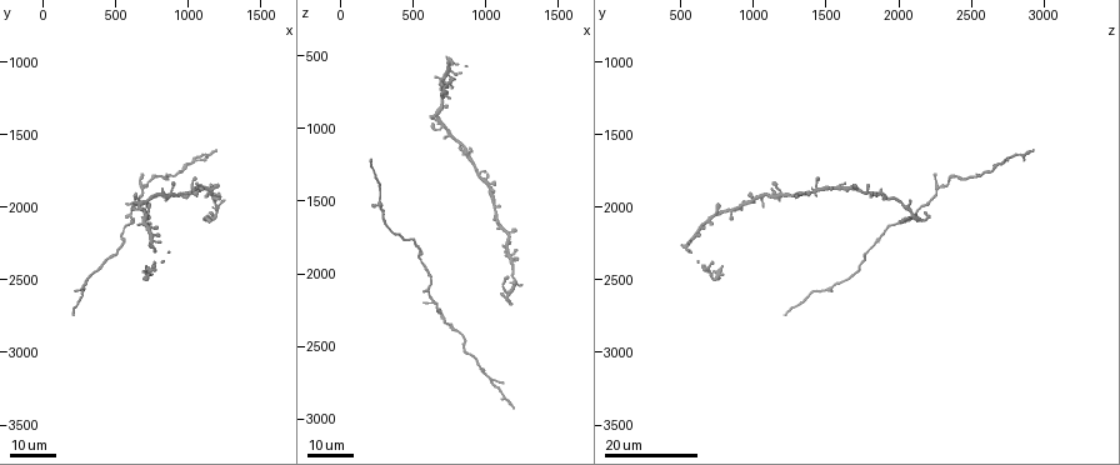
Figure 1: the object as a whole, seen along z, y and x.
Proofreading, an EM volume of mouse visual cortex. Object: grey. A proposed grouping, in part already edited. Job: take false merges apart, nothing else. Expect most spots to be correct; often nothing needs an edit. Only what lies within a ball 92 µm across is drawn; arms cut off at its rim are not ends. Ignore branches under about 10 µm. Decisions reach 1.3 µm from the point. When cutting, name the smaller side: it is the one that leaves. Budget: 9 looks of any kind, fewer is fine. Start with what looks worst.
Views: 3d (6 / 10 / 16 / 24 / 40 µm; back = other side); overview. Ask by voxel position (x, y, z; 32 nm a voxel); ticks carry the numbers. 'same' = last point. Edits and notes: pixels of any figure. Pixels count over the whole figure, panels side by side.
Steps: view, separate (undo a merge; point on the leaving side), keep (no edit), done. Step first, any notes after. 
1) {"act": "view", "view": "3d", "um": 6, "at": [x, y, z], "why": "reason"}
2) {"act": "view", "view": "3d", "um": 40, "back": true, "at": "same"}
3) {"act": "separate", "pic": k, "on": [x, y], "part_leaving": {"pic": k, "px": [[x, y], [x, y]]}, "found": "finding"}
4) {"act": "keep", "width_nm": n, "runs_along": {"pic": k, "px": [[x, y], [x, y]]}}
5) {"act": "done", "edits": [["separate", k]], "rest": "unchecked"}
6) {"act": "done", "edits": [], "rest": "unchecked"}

{"act": "view", "view": "3d", "um": 16, "at": [1160, 2080, 2140], "why": "two arms at a narrow angle"}

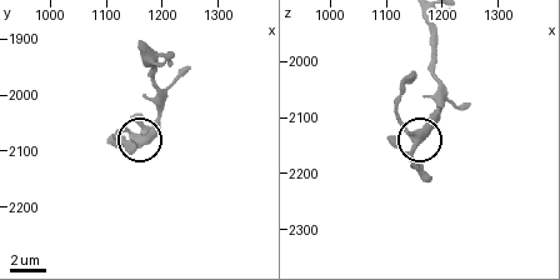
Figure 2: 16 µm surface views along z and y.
{"act": "view", "view": "3d", "um": 10, "at": "same"}

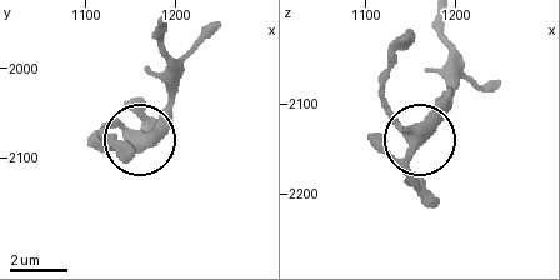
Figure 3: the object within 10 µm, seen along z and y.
{"act": "keep", "runs_along": {"pic": 3, "px": [[419, 135], [409, 175], [420, 201]]}, "found": "one neuron here"}

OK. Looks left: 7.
{"act": "view", "view": "3d", "um": 24, "at": [840, 1800, 2440]}

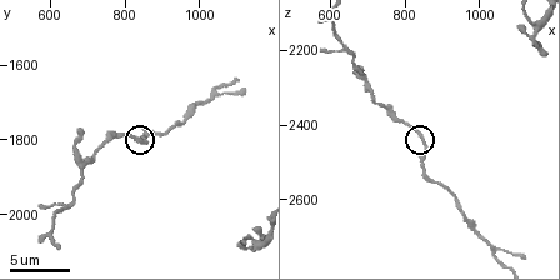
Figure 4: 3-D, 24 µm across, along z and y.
{"act": "view", "view": "3d", "um": 6, "at": [840, 1810, 2430], "why": "zoom in"}

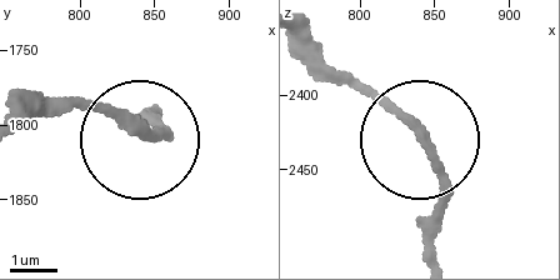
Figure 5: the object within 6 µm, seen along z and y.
{"act": "keep", "width_nm": 230, "found": "one neuron here"}

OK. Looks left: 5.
{"act": "view", "view": "3d", "um": 6, "at": [690, 1870, 2280], "why": "calibre changes"}

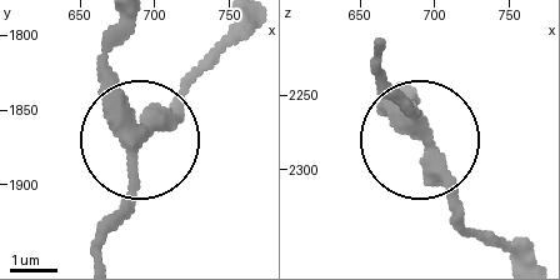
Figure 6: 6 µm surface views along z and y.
{"act": "keep", "found": "one neuron here"}

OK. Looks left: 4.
{"act": "view", "view": "3d", "um": 16, "at": [600, 2120, 1980], "why": "calibre changes"}

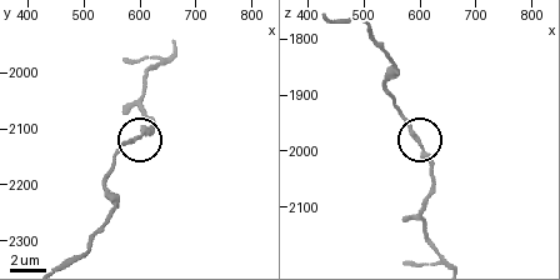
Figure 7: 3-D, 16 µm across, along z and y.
{"act": "view", "view": "3d", "um": 6, "at": [590, 2120, 1975]}

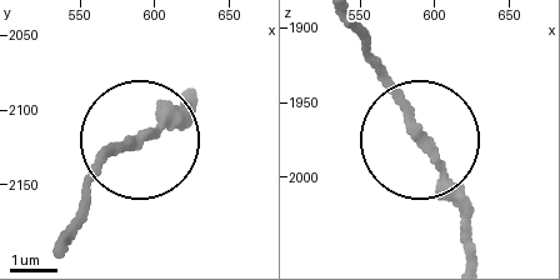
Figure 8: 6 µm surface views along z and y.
{"act": "keep", "width_nm": 190, "runs_along": {"pic": 8, "px": [[184, 94], [184, 110], [133, 138], [80, 201]]}, "found": "all the same neuron"}

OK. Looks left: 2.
{"act": "done", "edits": [], "rest": "unchecked"}

